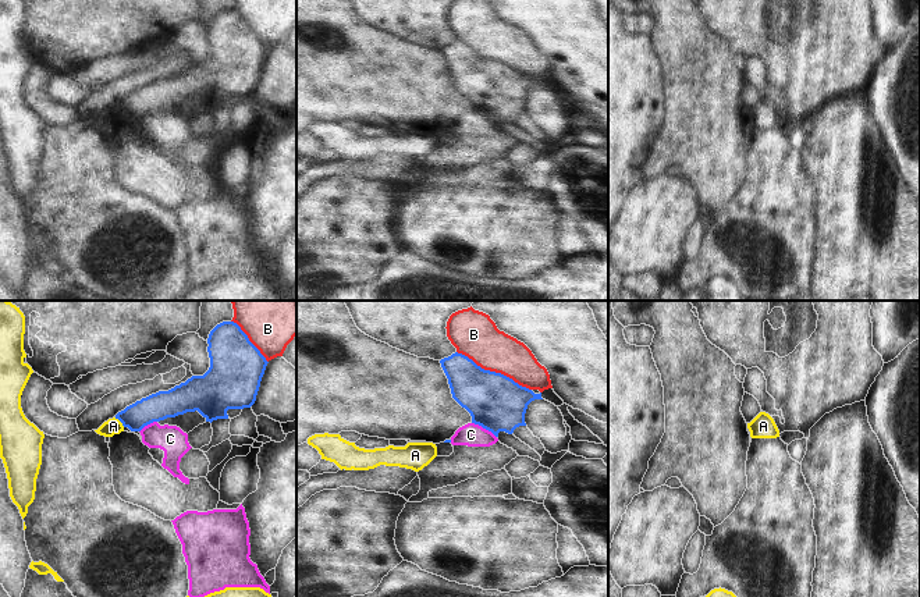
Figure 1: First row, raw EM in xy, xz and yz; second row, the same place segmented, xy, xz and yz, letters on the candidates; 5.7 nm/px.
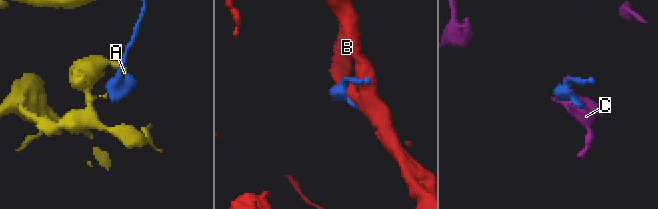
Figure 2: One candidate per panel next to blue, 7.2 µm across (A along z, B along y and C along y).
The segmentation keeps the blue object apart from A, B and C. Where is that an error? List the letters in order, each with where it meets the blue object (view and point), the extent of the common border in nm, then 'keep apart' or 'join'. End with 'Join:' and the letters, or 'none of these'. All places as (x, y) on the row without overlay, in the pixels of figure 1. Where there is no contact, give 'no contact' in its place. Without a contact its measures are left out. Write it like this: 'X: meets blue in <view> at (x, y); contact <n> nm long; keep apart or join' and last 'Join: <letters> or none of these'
A: meets blue in xy at (120, 109); contact 80 nm long; keep apart
B: meets blue in xz at (494, 60); contact 480 nm long; keep apart
C: meets blue in xz at (485, 116); contact 170 nm long; keep apart
Join: none of these

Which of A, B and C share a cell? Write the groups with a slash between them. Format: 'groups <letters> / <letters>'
groups A / B / C

